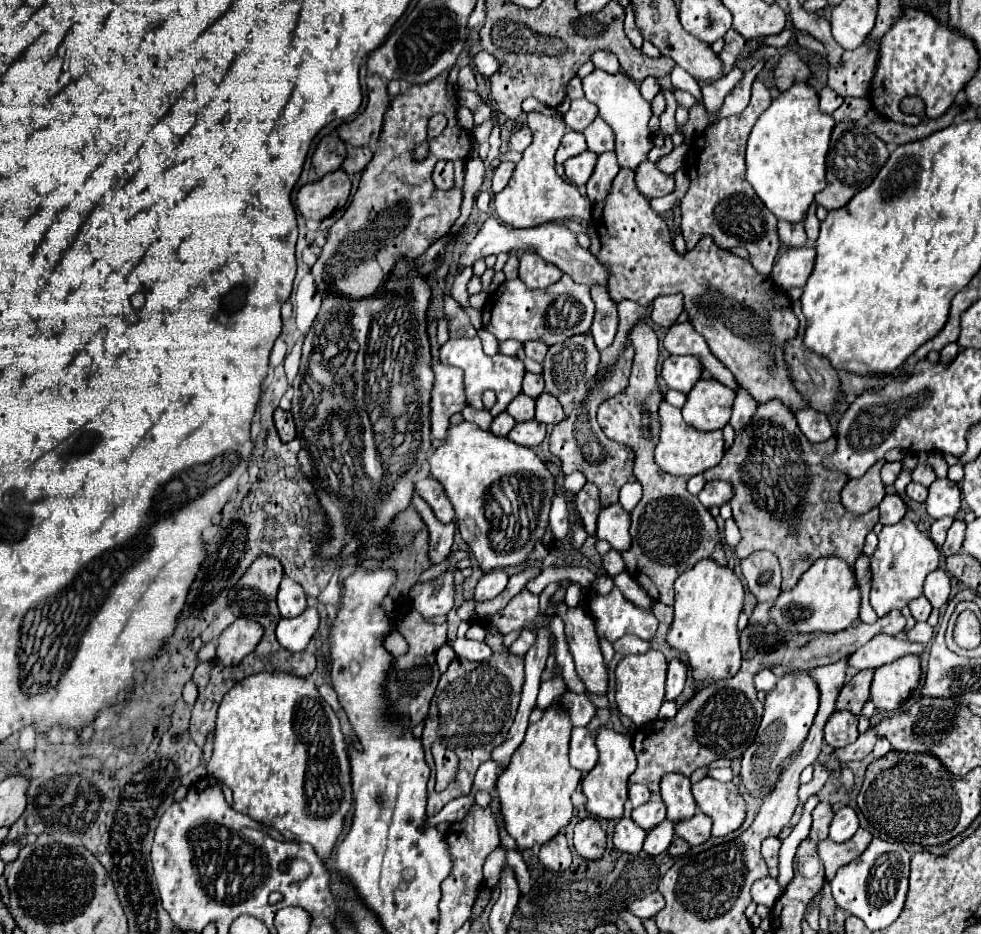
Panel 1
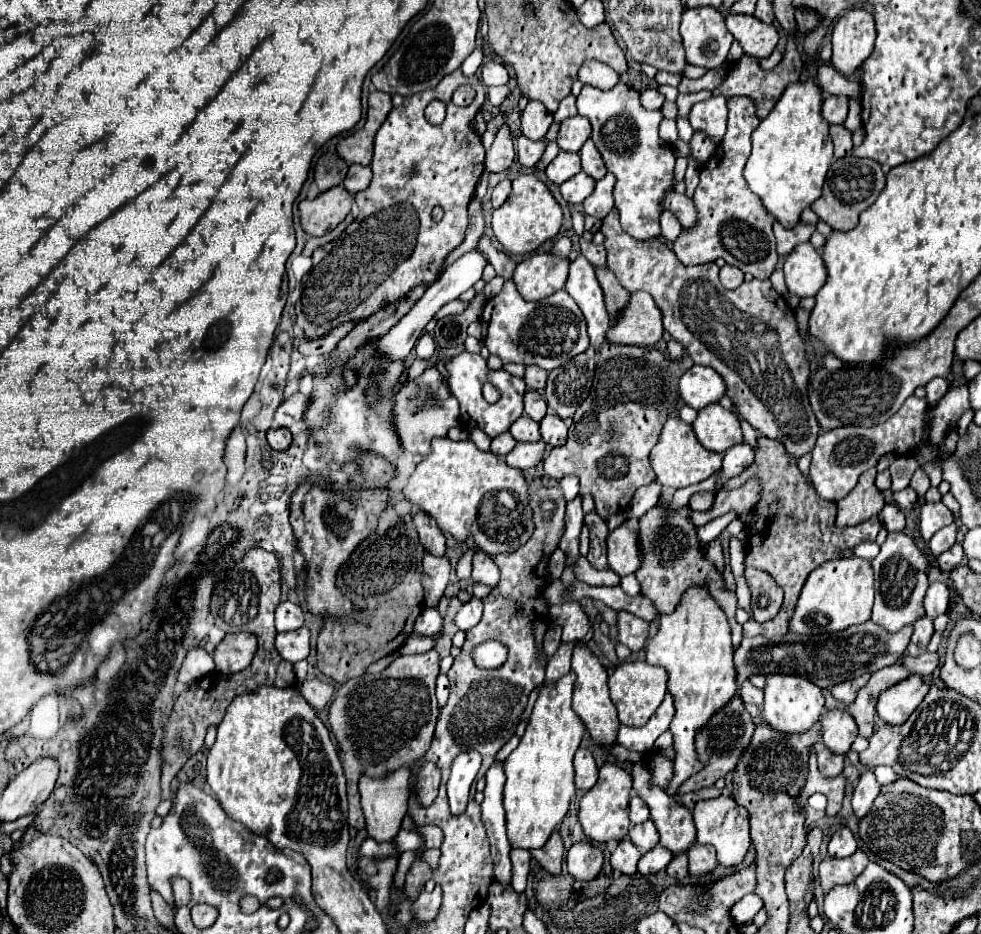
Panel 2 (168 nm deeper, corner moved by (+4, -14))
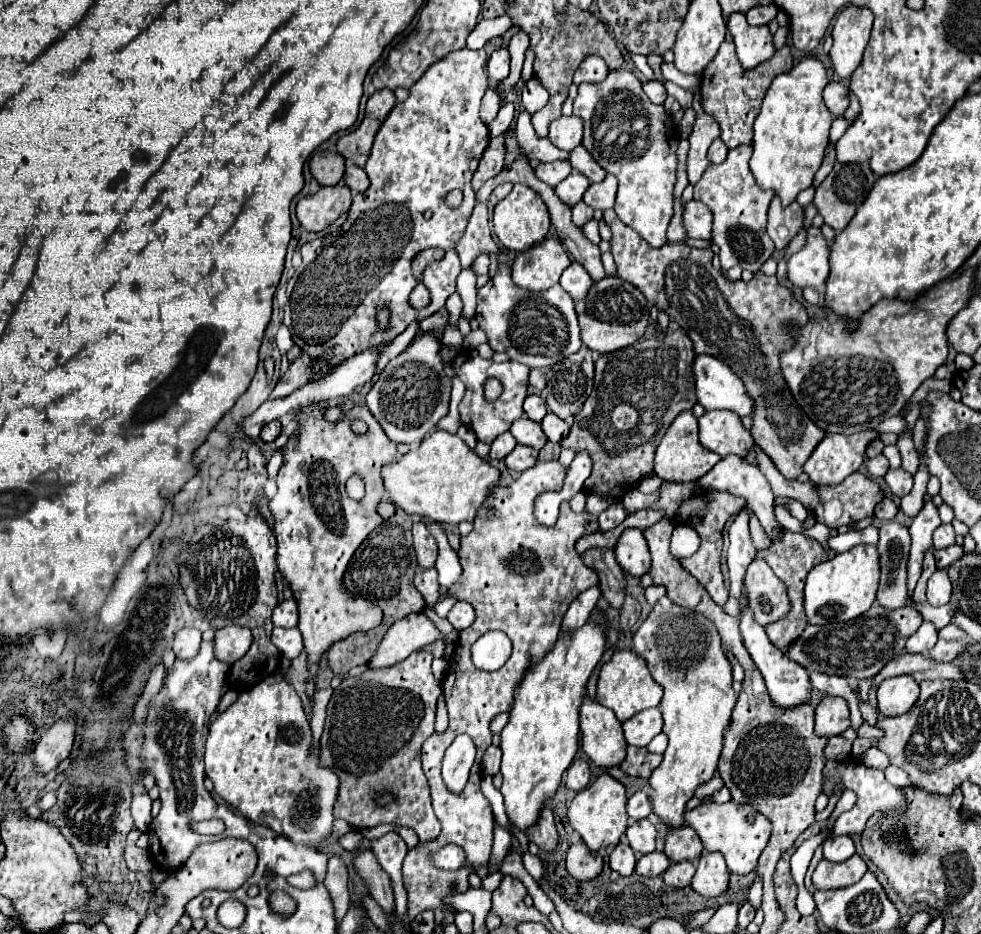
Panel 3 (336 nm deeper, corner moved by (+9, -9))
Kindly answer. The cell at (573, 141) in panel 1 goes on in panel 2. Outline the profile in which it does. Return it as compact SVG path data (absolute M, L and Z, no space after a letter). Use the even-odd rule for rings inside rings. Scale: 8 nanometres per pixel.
M559 152L553 162L545 168L545 174L551 182L555 184L563 184L567 182L571 176L581 172L581 162L579 162L579 154L571 154L571 152Z

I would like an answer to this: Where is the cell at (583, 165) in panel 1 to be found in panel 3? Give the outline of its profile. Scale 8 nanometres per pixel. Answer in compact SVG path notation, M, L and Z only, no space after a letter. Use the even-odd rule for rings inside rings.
M572 171L570 177L566 177L564 181L560 181L560 183L554 187L554 191L556 191L556 195L558 195L566 205L574 207L574 205L582 199L582 195L584 195L584 191L588 189L588 185L590 185L590 181L586 181L586 177L582 177L582 173Z

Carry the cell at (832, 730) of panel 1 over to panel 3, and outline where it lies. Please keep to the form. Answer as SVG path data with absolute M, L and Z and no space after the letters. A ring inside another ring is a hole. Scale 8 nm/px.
M824 697L816 707L814 731L820 737L842 735L850 727L850 711L842 697Z

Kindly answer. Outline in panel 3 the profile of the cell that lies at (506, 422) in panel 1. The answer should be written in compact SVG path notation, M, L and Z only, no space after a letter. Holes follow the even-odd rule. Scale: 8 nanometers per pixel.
M506 431L506 433L498 435L498 437L492 441L490 447L492 447L492 449L490 449L490 459L504 459L504 457L516 447L516 441L514 441L514 437Z

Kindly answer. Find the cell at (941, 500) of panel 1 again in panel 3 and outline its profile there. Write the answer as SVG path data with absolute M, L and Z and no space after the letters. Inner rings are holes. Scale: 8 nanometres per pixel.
M928 501L920 515L912 521L910 525L910 535L912 535L912 549L910 549L910 561L908 561L908 589L910 593L916 587L916 581L920 579L922 573L922 557L924 551L932 547L932 533L940 525L940 515L938 507Z

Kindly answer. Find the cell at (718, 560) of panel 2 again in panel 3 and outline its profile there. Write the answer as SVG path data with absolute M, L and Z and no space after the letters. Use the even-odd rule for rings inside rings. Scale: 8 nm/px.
M684 483L684 485L664 485L662 487L662 495L660 501L654 505L654 509L664 509L666 519L672 515L690 515L686 519L688 525L692 525L698 535L700 535L700 549L696 551L696 555L690 555L686 559L680 559L682 567L692 573L710 593L710 597L714 599L716 605L724 607L728 601L728 589L722 581L722 573L720 573L720 551L722 551L722 529L724 523L732 517L738 515L744 509L746 501L742 501L740 497L734 497L730 493L718 493L718 491L708 491L708 489L698 489L692 483Z

